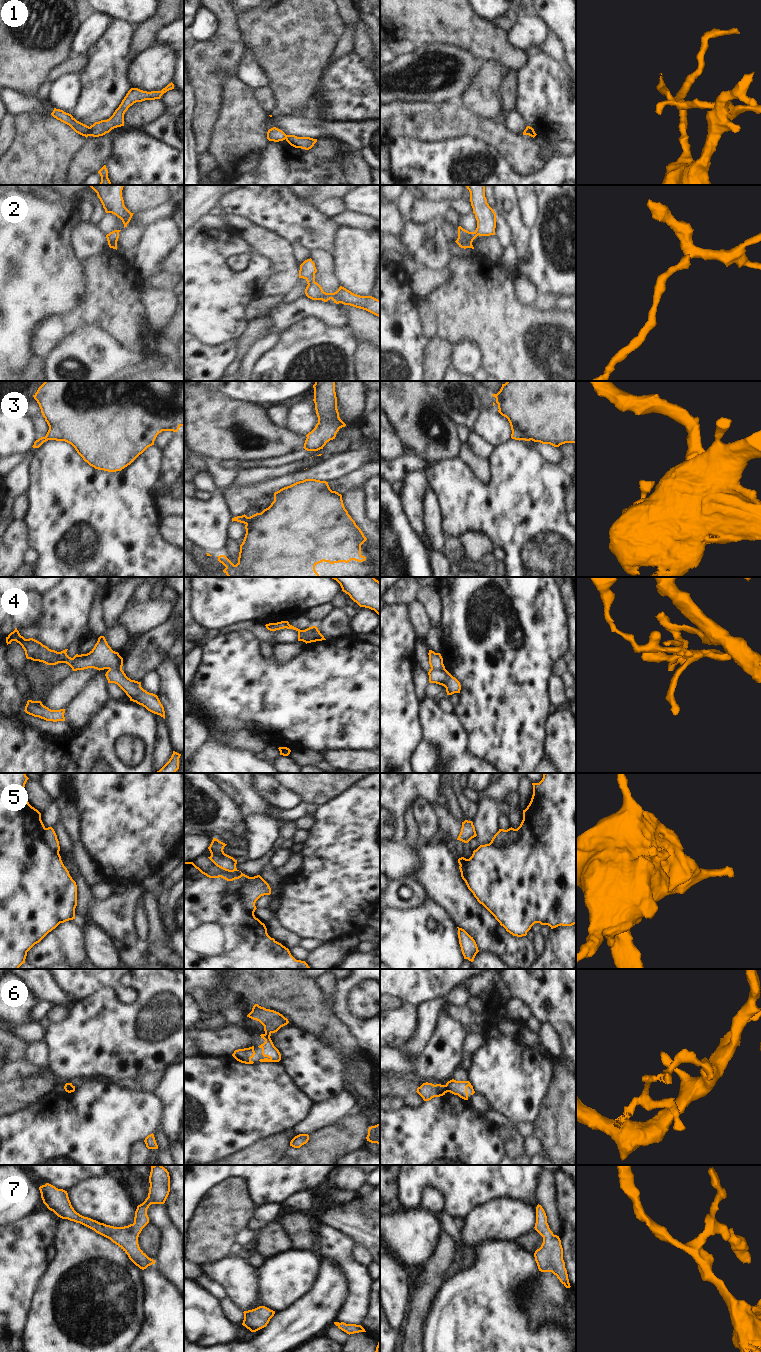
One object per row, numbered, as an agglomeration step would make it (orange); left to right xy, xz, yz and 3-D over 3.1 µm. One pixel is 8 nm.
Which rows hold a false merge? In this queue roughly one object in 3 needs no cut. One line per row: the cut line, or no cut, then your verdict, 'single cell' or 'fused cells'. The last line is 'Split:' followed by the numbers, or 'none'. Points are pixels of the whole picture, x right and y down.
1: xy (89, 127), (90, 135) | fused cells
2: no cut | single cell
3: no cut | single cell
4: xz (314, 634), (307, 633), (302, 640) | fused cells
5: xz (250, 877), (239, 890), (239, 897), (241, 905), (253, 913) | fused cells
6: yz (445, 1085), (447, 1091) | fused cells
7: no cut | single cell
Split: 1, 4, 5, 6

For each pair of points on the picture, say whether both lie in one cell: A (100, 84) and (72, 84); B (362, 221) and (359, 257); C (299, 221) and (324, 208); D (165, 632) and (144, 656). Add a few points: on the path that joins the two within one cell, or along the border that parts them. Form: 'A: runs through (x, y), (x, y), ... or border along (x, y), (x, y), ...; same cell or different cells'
A: border along (79, 74), (80, 95), (74, 107); different cells
B: border along (339, 225), (347, 225), (369, 231); different cells
C: border along (315, 207), (329, 218); different cells
D: runs through (161, 638), (149, 650); same cell

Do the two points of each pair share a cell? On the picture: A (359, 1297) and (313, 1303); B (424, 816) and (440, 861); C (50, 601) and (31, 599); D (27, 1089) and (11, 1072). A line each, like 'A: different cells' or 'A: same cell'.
A: different cells
B: different cells
C: different cells
D: different cells

